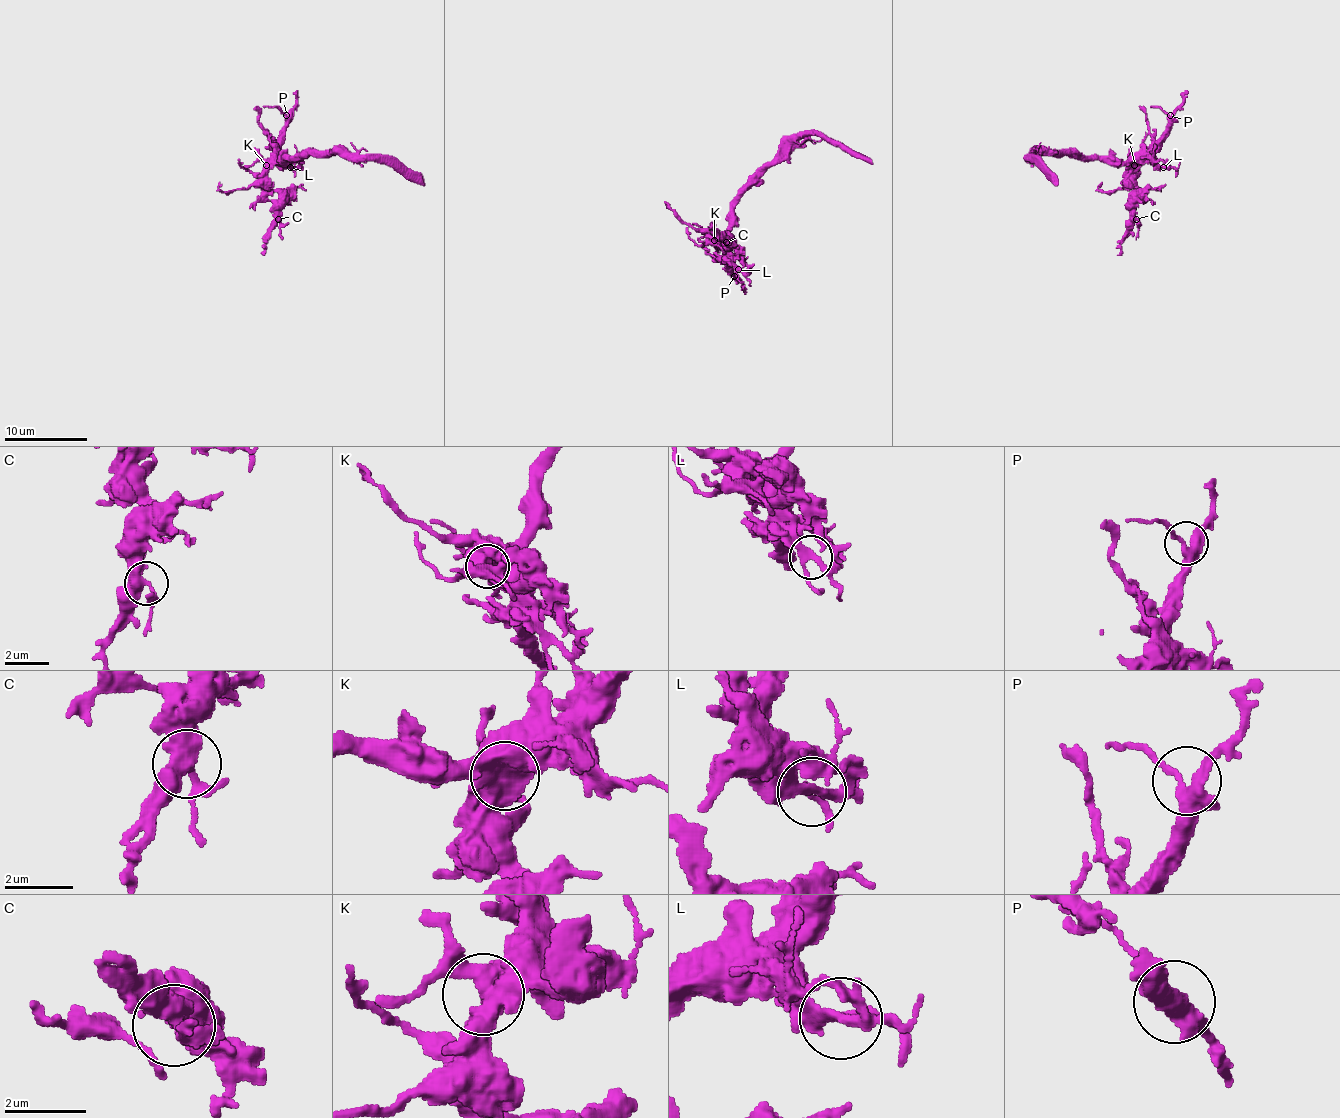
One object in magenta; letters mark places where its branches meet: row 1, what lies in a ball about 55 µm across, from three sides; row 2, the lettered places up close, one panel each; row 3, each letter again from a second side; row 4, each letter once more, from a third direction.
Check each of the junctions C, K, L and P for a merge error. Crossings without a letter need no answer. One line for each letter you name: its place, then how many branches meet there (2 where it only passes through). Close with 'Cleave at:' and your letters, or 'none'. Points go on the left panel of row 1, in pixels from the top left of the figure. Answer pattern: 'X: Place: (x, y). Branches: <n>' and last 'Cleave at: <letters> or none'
Cleave at: none

